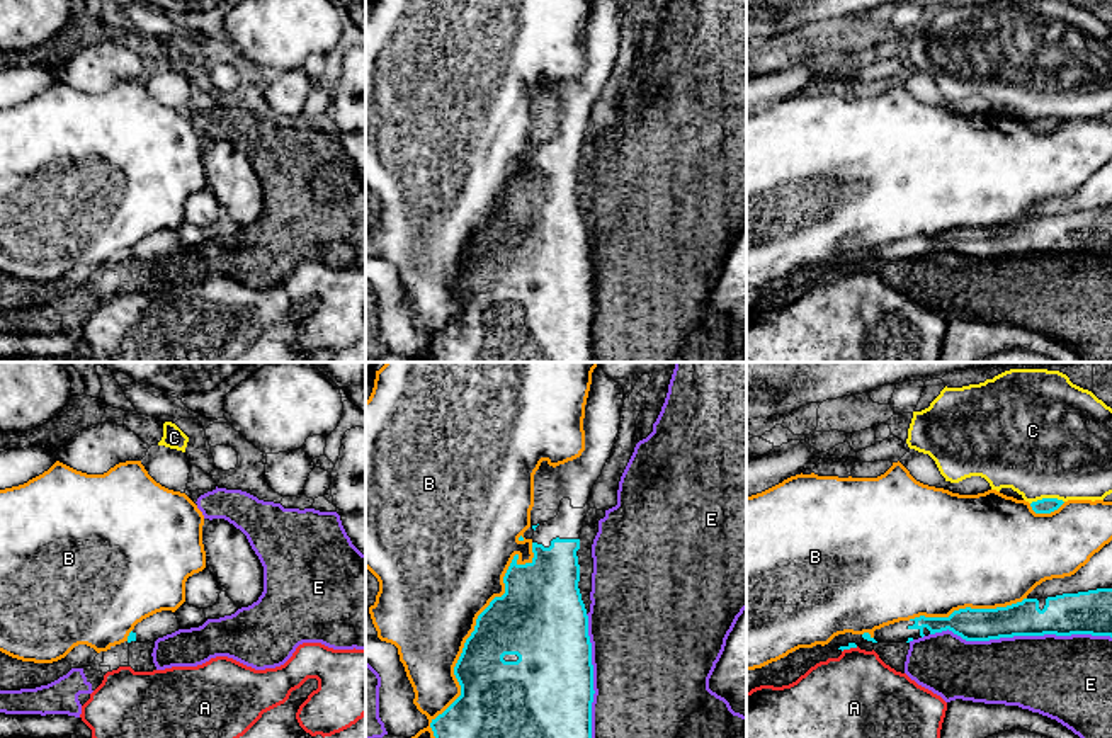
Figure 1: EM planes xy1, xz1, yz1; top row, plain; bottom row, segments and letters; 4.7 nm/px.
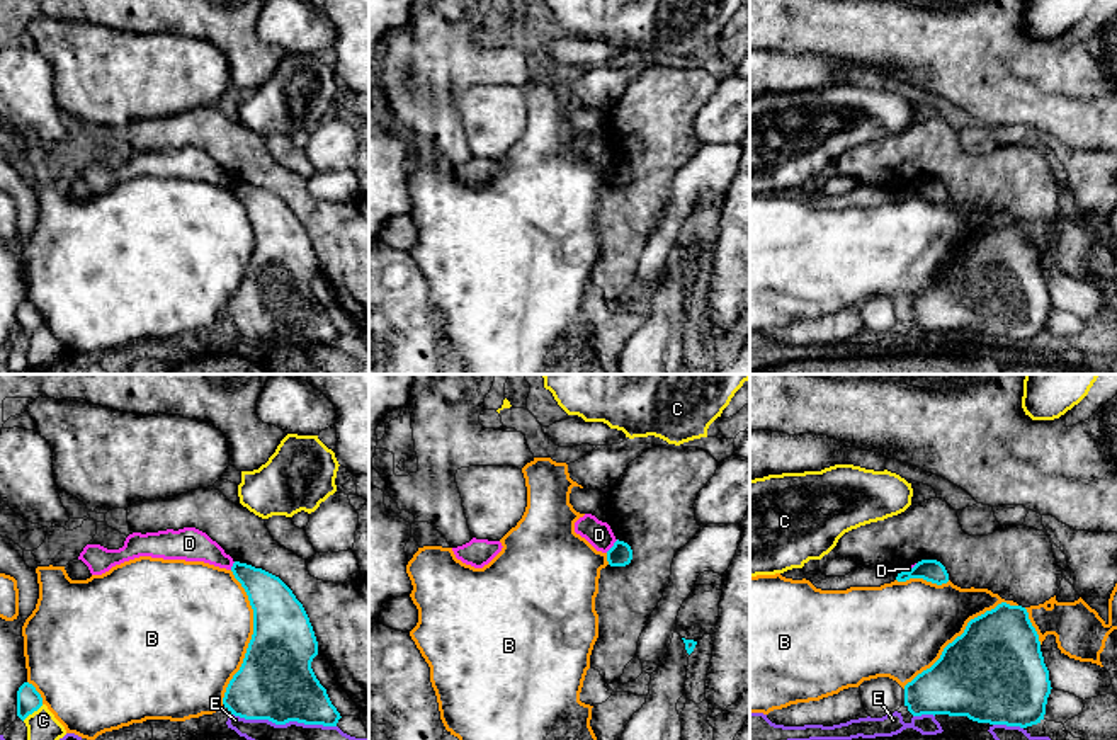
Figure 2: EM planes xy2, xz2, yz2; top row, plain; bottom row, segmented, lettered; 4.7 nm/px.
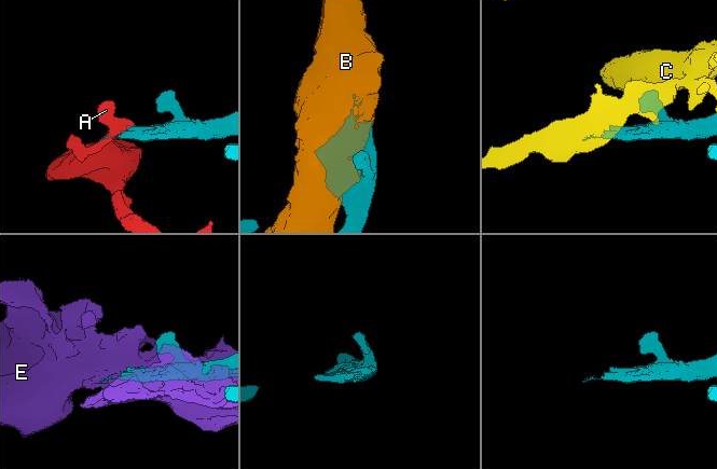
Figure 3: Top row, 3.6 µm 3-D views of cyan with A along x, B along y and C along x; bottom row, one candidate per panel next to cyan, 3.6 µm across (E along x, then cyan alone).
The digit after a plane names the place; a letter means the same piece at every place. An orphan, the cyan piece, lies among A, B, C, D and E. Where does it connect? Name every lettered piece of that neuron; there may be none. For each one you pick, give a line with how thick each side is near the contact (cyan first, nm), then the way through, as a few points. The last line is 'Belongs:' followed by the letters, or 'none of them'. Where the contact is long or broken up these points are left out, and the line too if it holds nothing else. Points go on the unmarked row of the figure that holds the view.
Belongs: none of them

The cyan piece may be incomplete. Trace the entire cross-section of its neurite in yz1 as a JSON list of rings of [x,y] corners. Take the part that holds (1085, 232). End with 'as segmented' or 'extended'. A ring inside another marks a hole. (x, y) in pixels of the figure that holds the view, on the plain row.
[[[1097,207],[1078,213],[1063,213],[1047,216],[1041,230],[1037,218],[1024,218],[1022,221],[996,228],[959,228],[949,236],[915,236],[899,240],[871,255],[838,253],[828,264],[813,267],[799,267],[787,275],[772,281],[762,287],[746,291],[746,311],[755,306],[769,304],[770,298],[803,282],[820,272],[828,274],[830,269],[850,269],[862,262],[910,262],[913,258],[952,250],[966,260],[990,260],[1013,255],[1071,255],[1092,253],[1112,257],[1112,207]]] | extended

